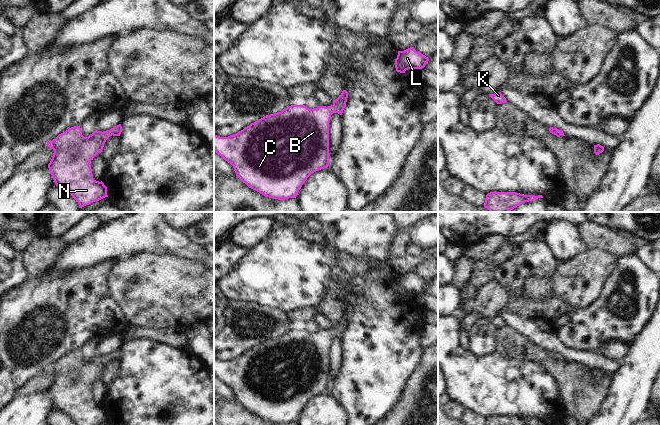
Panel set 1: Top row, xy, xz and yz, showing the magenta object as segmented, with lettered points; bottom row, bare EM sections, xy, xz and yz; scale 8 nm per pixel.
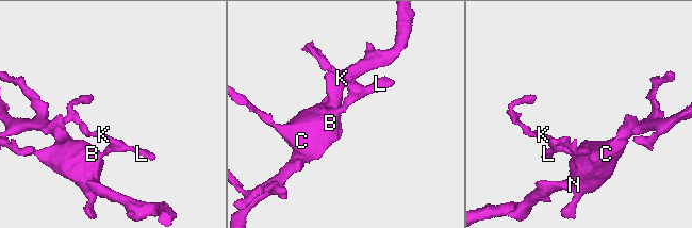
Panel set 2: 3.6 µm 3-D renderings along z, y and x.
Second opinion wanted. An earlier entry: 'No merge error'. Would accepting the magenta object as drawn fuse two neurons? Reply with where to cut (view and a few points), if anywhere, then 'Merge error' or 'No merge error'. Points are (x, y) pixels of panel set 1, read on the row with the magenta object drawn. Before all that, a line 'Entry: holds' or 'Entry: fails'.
Entry: holds
No split. No merge error

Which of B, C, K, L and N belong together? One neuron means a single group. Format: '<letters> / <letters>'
B C K L N

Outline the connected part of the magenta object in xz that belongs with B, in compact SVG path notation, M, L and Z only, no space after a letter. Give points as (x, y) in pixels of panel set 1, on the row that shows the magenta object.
M343 90L331 106L309 109L305 105L291 105L234 135L214 135L214 151L233 166L237 178L249 188L273 199L296 198L312 173L328 167L330 118L334 112L342 115L347 98L348 92Z

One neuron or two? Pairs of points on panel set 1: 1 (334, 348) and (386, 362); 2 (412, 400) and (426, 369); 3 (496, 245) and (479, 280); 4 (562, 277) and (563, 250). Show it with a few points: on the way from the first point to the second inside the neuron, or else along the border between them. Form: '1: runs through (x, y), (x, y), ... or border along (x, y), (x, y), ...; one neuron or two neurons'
1: border along (341, 339), (341, 365), (336, 373); two neurons
2: runs through (420, 392), (426, 384), (426, 377); one neuron
3: border along (508, 240), (487, 258), (471, 261); two neurons
4: border along (583, 249), (572, 258), (558, 263); two neurons

